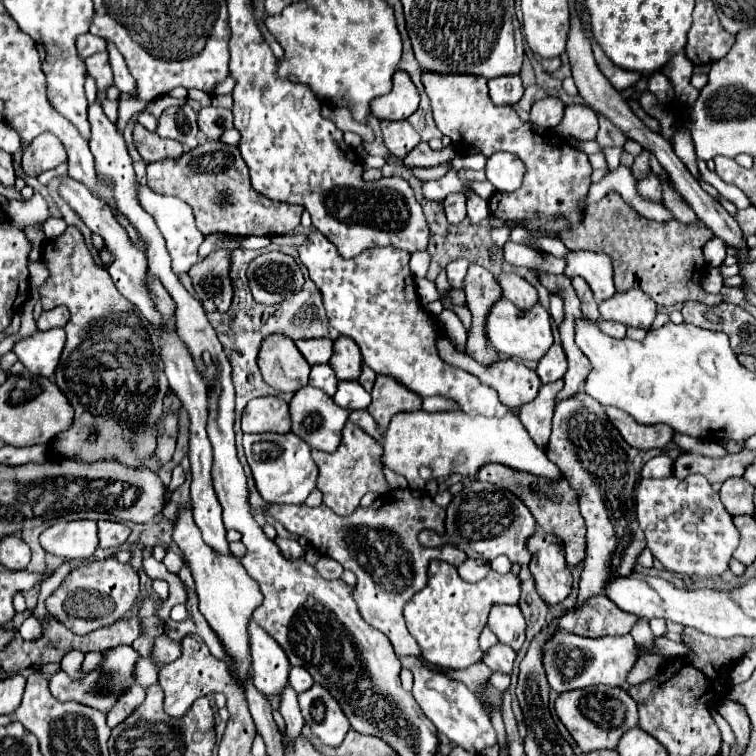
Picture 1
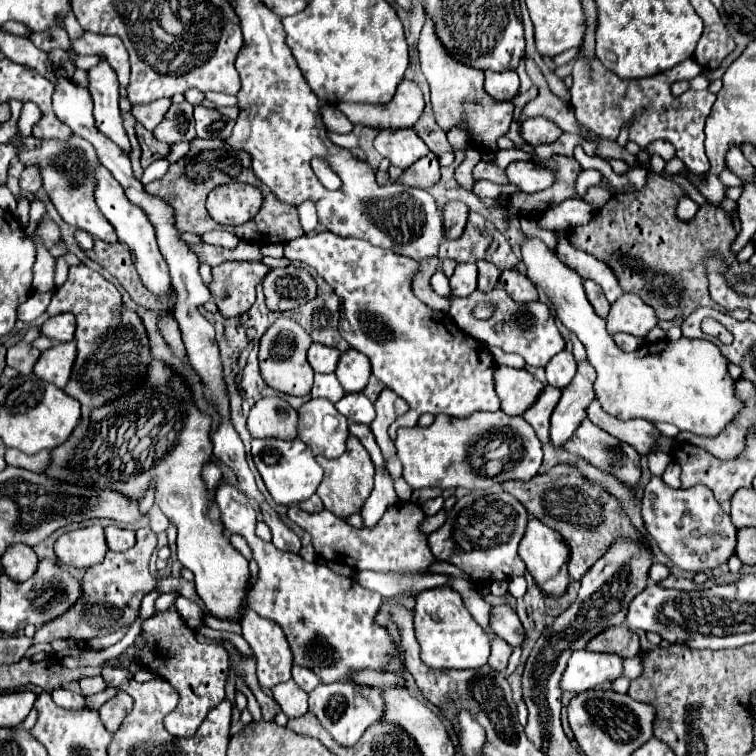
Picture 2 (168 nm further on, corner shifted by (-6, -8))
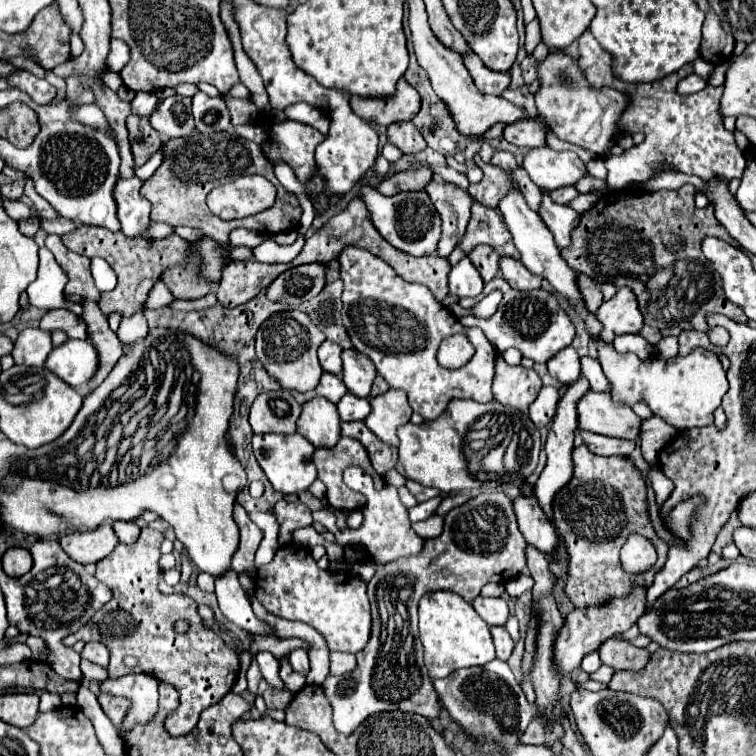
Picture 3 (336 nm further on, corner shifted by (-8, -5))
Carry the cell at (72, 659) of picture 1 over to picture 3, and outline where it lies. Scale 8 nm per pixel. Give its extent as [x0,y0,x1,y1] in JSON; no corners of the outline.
[100,675,158,737]

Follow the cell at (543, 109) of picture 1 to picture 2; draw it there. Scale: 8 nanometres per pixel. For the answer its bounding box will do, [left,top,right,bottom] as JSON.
[520,118,562,148]

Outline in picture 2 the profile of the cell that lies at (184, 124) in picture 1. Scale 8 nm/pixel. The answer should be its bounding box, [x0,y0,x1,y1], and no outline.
[154,102,196,144]

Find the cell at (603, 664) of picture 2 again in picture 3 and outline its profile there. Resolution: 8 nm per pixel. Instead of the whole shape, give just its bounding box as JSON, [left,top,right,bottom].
[582,651,602,673]

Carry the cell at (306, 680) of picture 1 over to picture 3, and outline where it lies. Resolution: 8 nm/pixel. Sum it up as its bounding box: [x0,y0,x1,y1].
[290,649,310,675]

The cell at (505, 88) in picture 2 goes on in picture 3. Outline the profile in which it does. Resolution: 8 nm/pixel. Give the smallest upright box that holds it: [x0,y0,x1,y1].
[464,53,510,95]

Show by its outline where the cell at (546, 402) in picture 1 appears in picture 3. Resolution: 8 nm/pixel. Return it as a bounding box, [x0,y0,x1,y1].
[530,387,560,429]

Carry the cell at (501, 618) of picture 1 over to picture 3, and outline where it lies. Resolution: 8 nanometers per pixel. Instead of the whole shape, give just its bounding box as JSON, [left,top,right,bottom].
[472,597,510,627]

